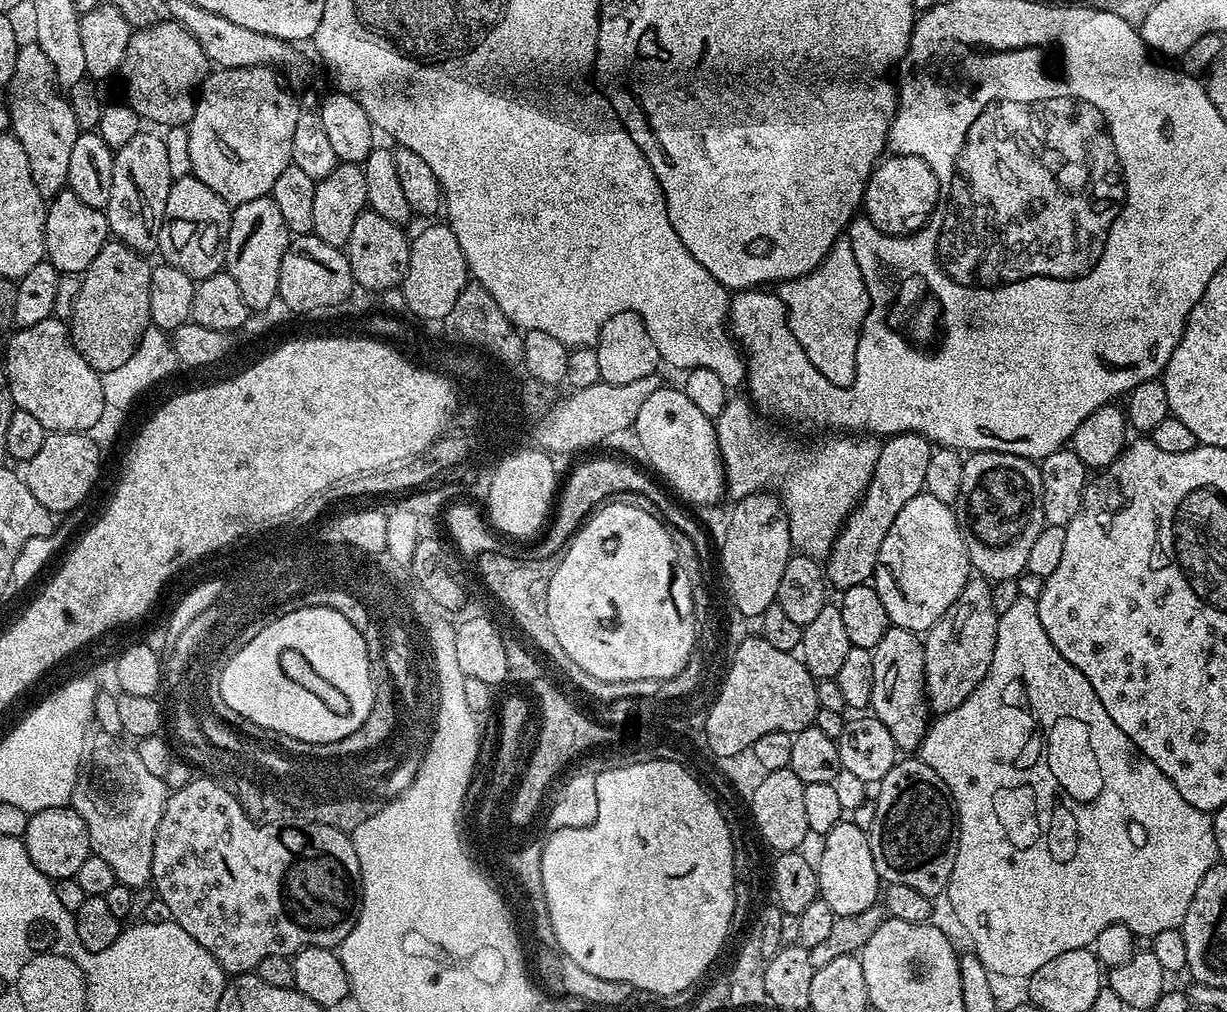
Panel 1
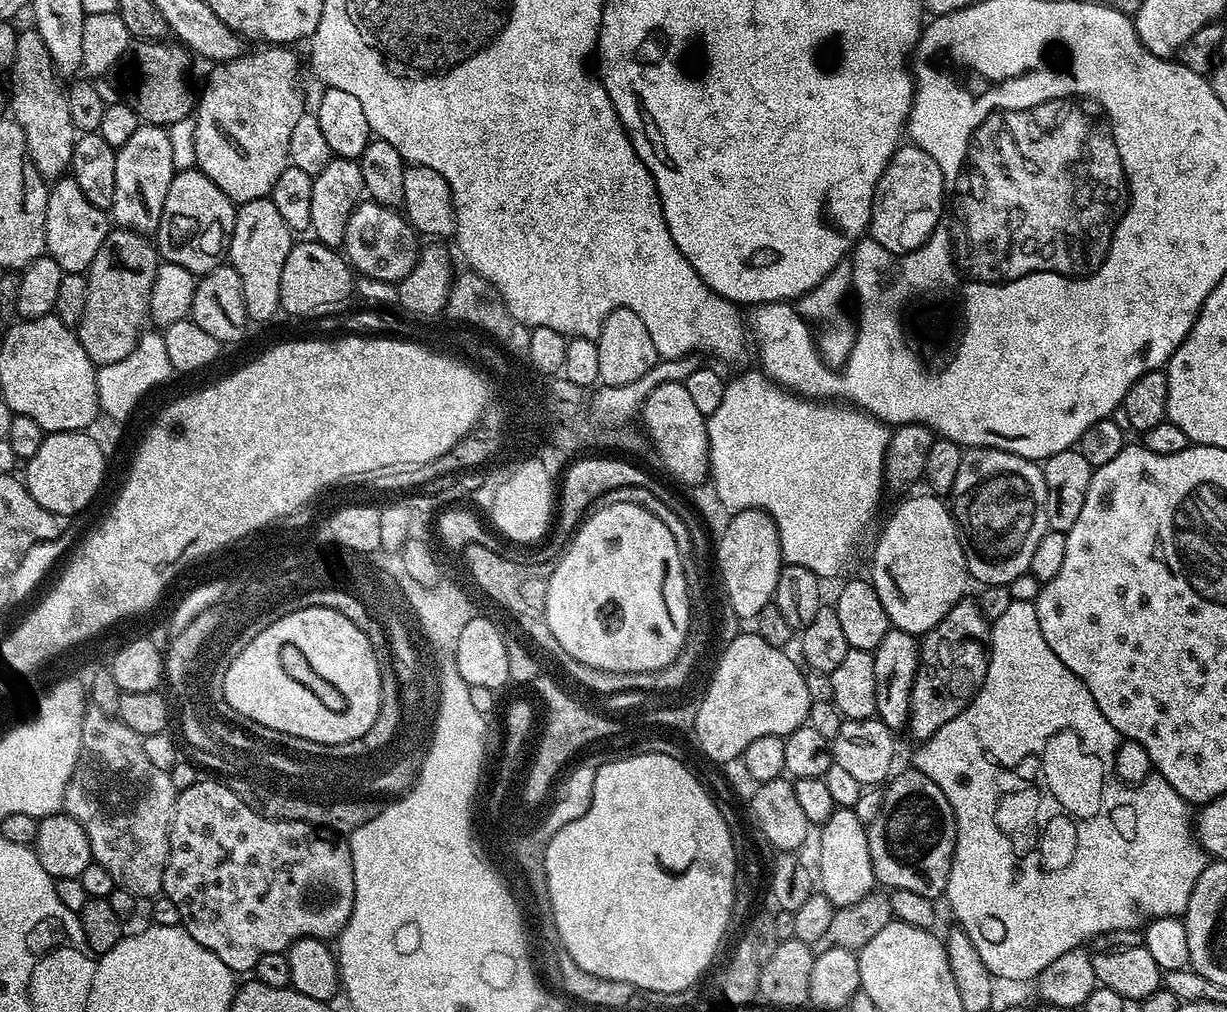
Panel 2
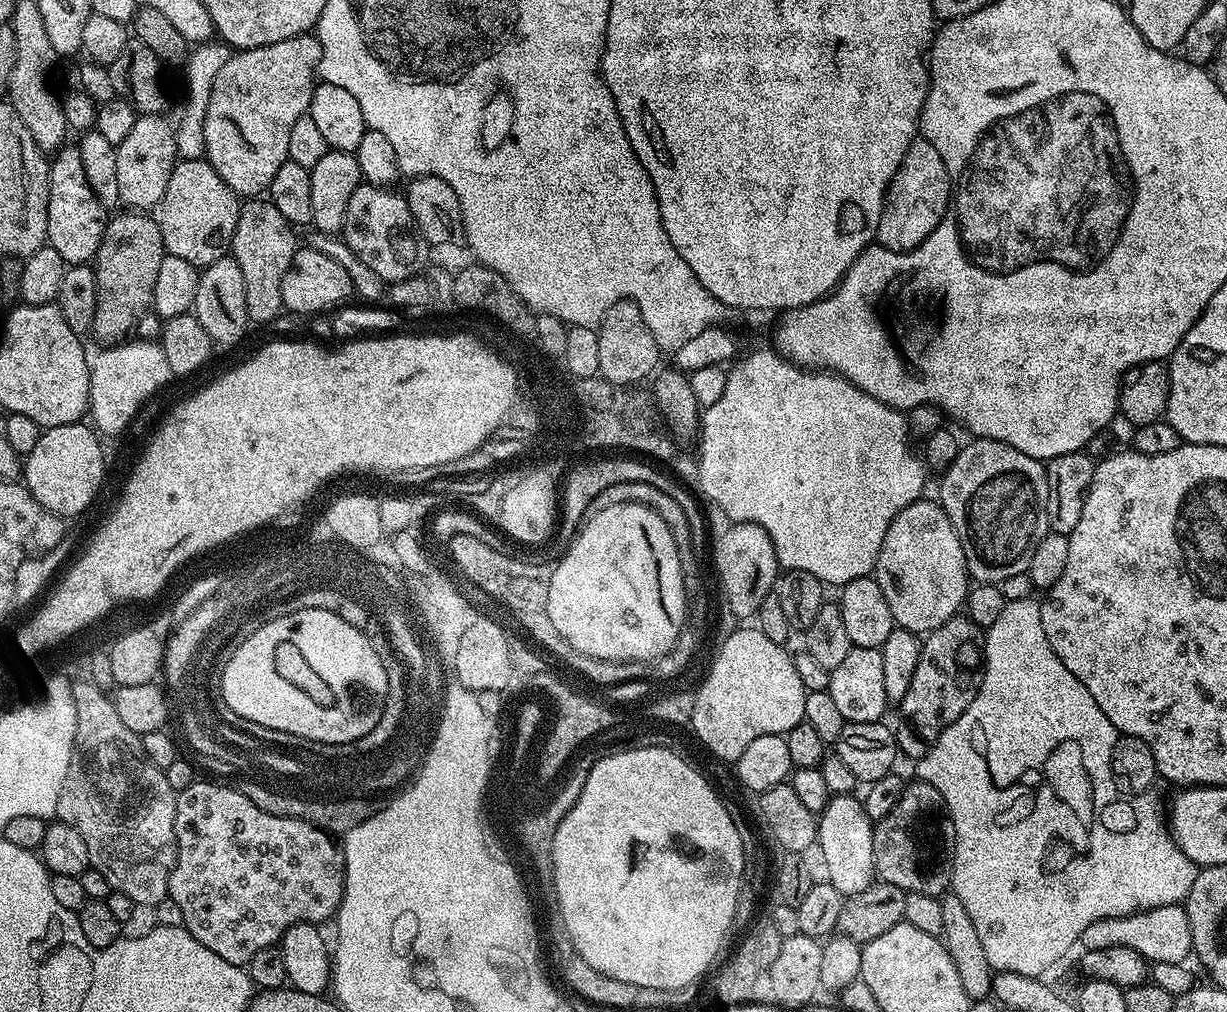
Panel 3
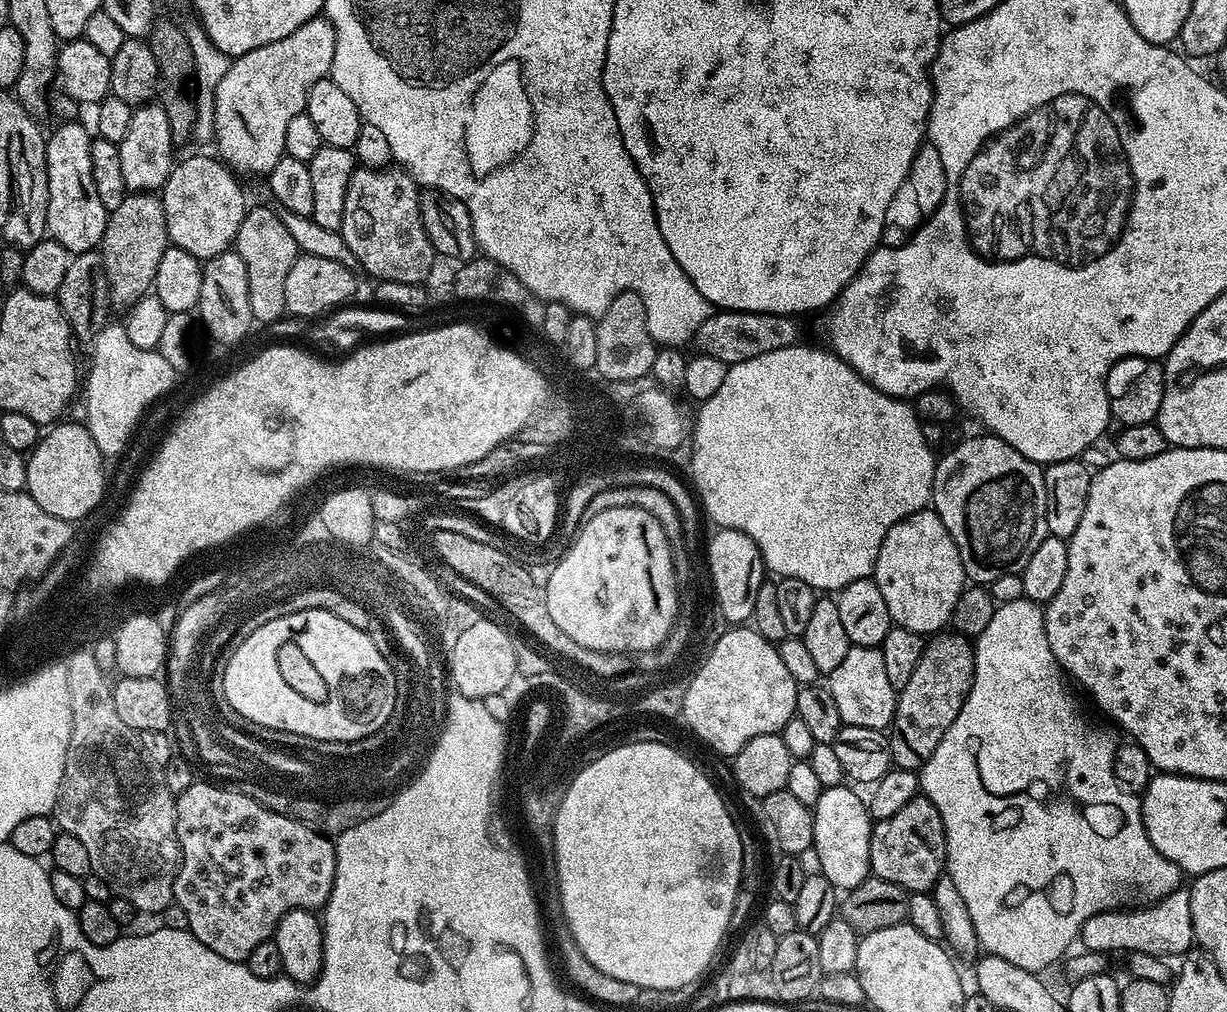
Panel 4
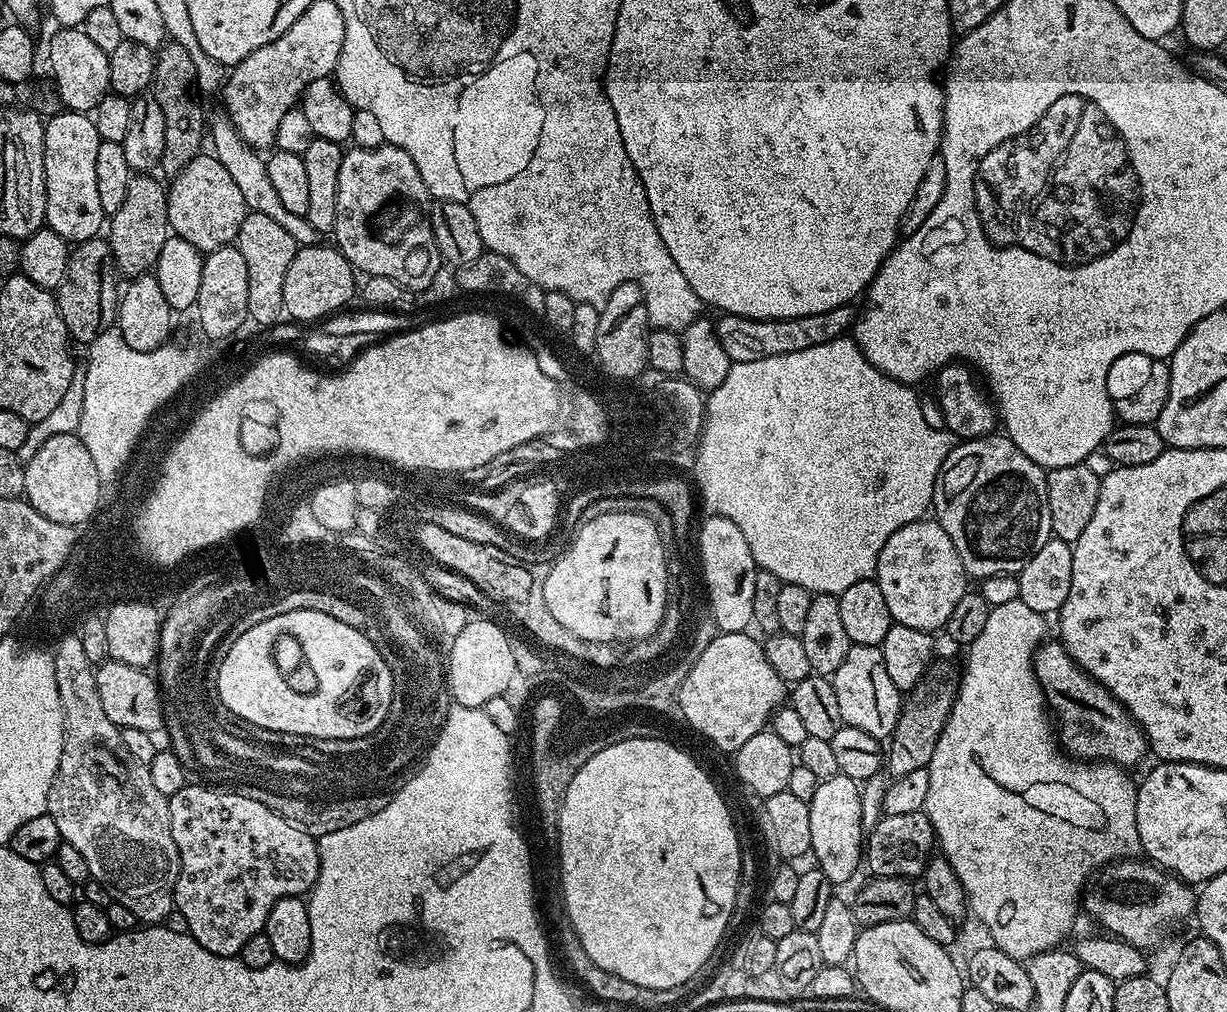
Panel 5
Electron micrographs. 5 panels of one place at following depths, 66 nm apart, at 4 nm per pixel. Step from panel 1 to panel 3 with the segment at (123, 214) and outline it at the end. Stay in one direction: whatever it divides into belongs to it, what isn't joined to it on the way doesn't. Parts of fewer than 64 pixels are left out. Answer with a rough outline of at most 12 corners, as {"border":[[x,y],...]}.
{"border":[[137,115],[116,145],[118,194],[152,210],[178,159],[176,129]]}

